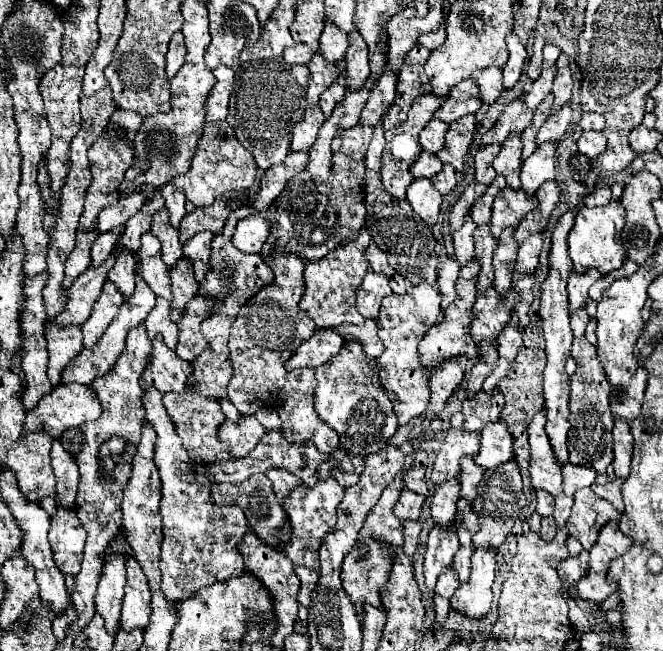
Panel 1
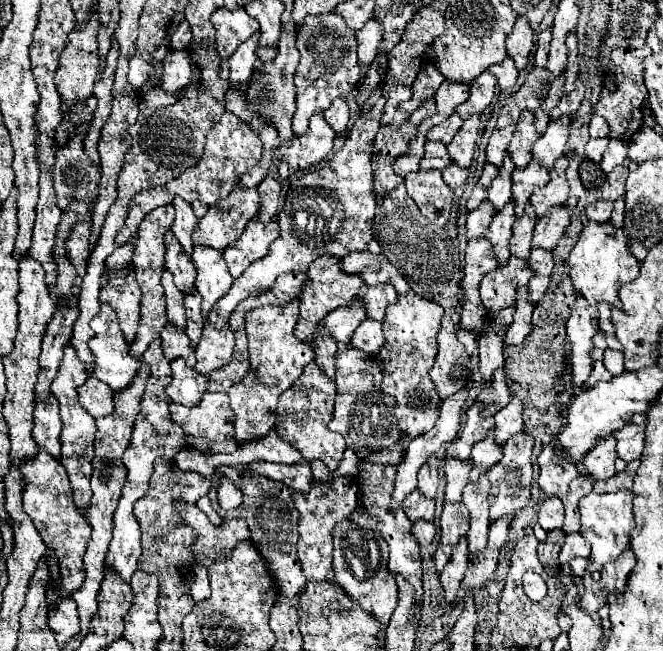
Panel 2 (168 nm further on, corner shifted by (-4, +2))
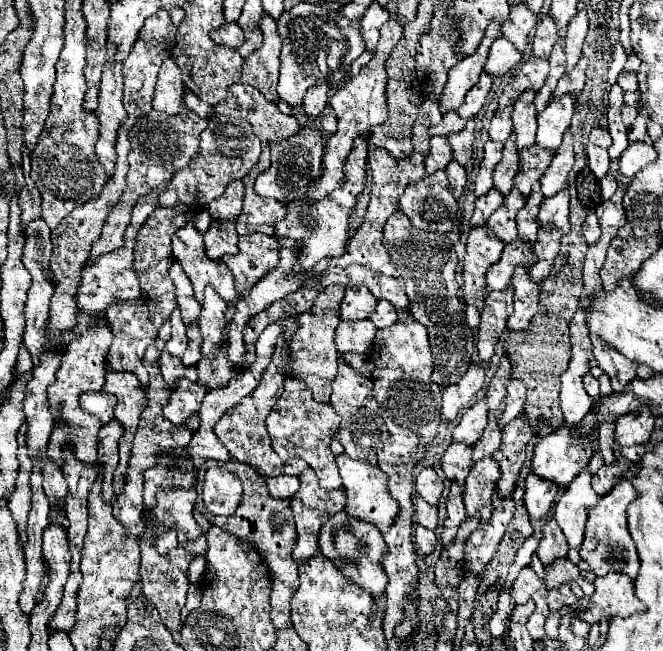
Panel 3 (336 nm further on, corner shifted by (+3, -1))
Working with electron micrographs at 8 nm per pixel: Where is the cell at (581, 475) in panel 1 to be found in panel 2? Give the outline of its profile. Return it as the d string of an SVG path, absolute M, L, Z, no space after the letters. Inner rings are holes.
M609 437L605 443L601 443L601 447L595 447L595 451L591 451L585 459L583 459L583 469L593 475L597 481L609 479L613 477L615 471L615 459L617 459L617 439Z

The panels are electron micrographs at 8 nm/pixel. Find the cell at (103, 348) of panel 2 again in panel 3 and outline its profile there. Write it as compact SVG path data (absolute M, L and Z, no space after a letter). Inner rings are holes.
M104 362L104 370L106 370L106 382L102 390L118 398L118 404L114 408L114 418L124 426L124 436L120 442L120 464L114 474L114 494L118 496L122 492L122 476L126 474L132 440L136 434L138 418L146 406L146 396L144 396L140 380L134 378L134 374L118 372L108 362Z

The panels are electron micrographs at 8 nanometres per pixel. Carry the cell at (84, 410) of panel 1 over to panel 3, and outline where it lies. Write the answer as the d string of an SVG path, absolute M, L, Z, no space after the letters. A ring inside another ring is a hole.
M86 392L80 398L80 406L82 410L86 410L88 414L96 416L98 420L102 420L104 424L112 420L112 412L116 406L116 396L106 394L106 392Z

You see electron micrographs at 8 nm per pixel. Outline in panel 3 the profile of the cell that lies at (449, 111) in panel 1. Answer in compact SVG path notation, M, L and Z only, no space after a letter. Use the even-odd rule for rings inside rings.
M482 74L478 84L466 94L464 104L458 108L458 116L462 120L468 120L468 118L478 114L478 110L484 106L484 100L486 100L486 94L490 92L490 86L492 86L492 78L488 74Z

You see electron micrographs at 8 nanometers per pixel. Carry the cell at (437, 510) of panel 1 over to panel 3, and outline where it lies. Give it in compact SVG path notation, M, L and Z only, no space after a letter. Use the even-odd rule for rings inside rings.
M452 442L448 446L448 450L444 452L444 456L440 460L440 466L450 482L458 482L460 486L464 486L464 480L472 468L470 456L472 456L472 448L466 444Z

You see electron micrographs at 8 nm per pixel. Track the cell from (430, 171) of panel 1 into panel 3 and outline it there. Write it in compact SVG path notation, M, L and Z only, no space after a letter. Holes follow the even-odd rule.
M432 136L430 138L430 152L424 160L426 172L432 174L436 170L444 170L450 160L452 160L452 150L446 142L446 136Z

